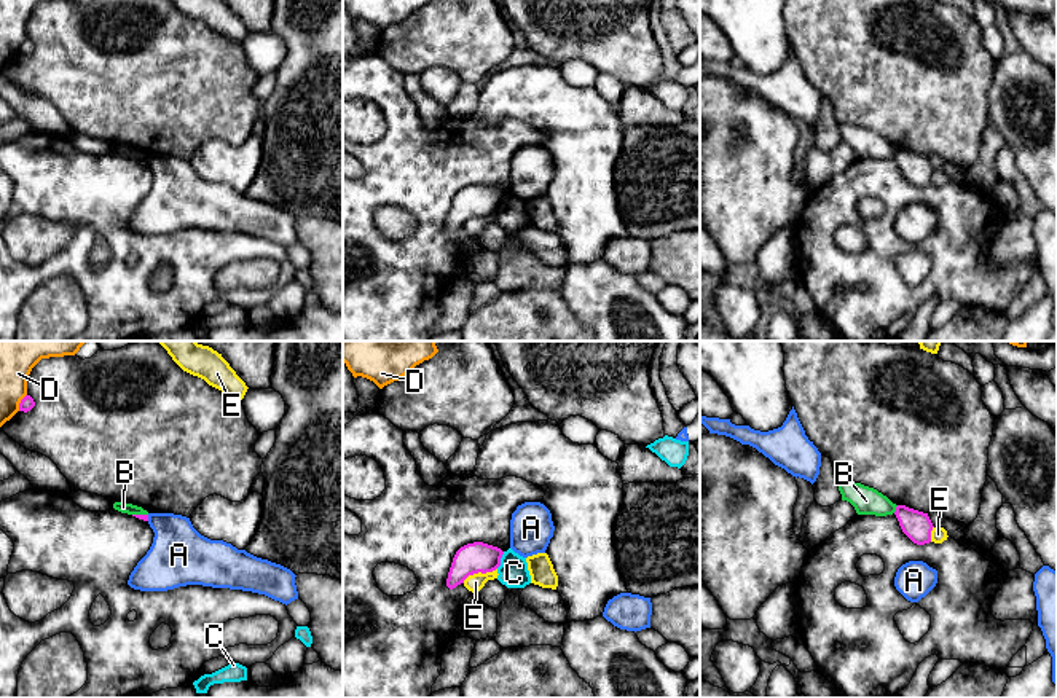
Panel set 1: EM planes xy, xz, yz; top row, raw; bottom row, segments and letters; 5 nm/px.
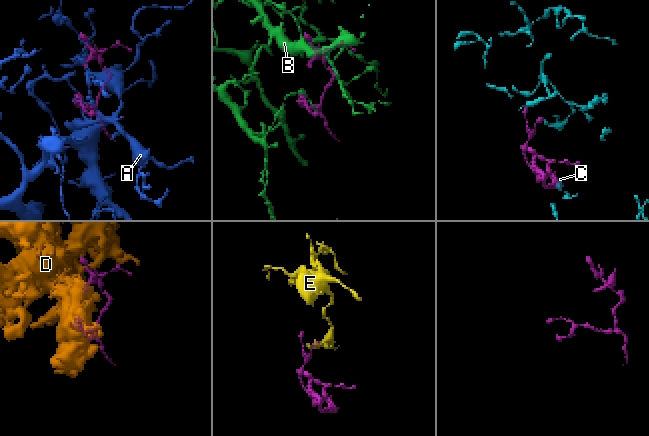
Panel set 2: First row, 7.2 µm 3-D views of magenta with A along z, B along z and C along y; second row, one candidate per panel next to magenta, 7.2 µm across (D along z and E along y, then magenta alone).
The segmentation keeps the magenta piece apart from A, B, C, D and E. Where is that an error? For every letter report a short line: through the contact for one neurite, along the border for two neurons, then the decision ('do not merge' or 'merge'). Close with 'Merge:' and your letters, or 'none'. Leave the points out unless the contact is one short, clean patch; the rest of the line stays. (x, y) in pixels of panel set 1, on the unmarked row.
A: do not merge
B: yz (898, 149), (893, 155) | do not merge
C: xz (504, 195), (496, 211) | do not merge
D: xy (26, 37), (18, 53) | do not merge
E: xz (496, 211), (487, 215), (474, 215), (463, 225) | do not merge
Merge: none

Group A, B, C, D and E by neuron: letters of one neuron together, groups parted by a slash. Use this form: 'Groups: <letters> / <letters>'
Groups: A / B / C / D / E

